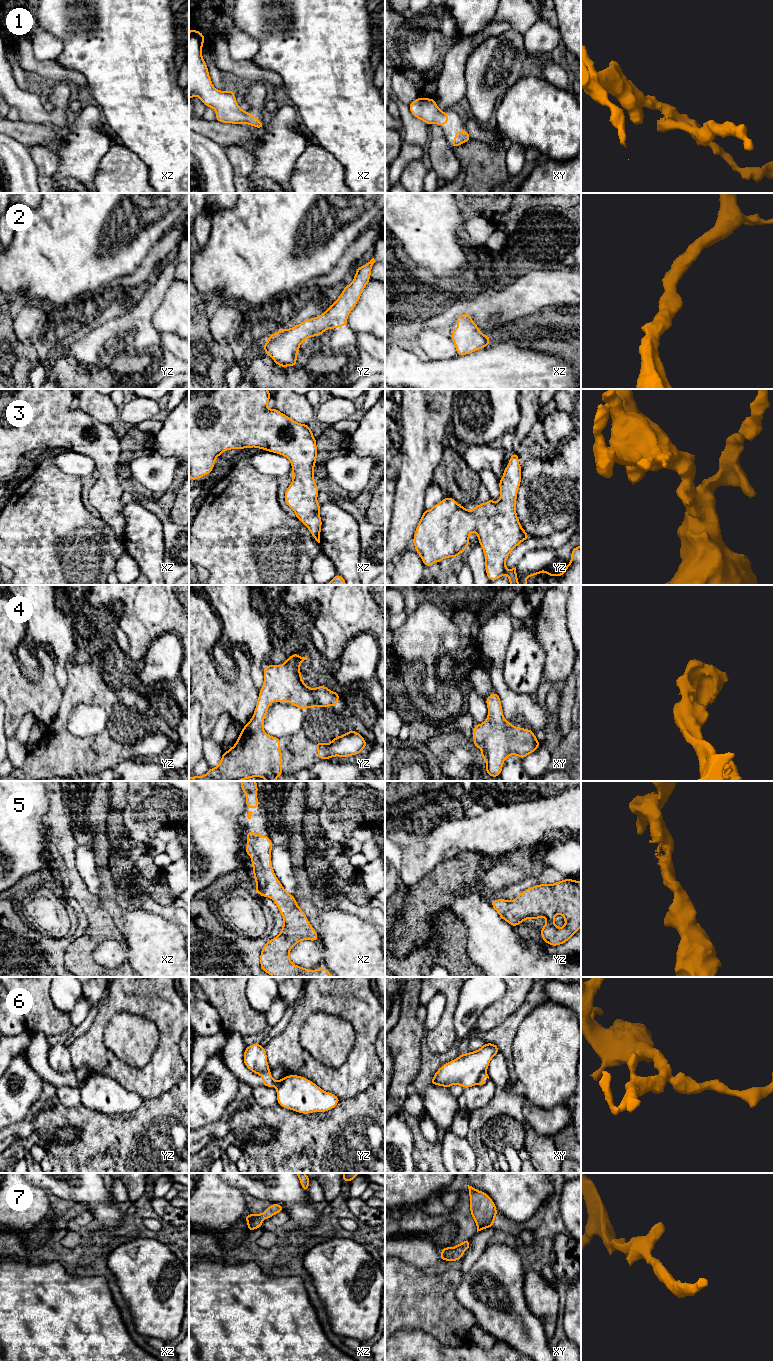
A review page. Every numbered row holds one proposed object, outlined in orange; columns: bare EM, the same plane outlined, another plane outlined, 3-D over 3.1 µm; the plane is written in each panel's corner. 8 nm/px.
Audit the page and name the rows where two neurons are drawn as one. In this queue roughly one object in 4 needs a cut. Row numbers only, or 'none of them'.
6

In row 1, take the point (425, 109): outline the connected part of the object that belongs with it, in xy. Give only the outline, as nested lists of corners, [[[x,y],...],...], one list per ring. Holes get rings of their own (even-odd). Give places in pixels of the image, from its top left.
[[[418,97],[408,106],[413,116],[427,125],[438,124],[442,126],[448,123],[447,113],[439,109],[435,99]]]

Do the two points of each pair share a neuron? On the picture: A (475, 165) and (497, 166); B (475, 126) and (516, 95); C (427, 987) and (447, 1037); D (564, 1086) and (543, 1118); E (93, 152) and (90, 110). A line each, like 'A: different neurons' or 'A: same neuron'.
A: same neuron
B: different neurons
C: same neuron
D: different neurons
E: same neuron

